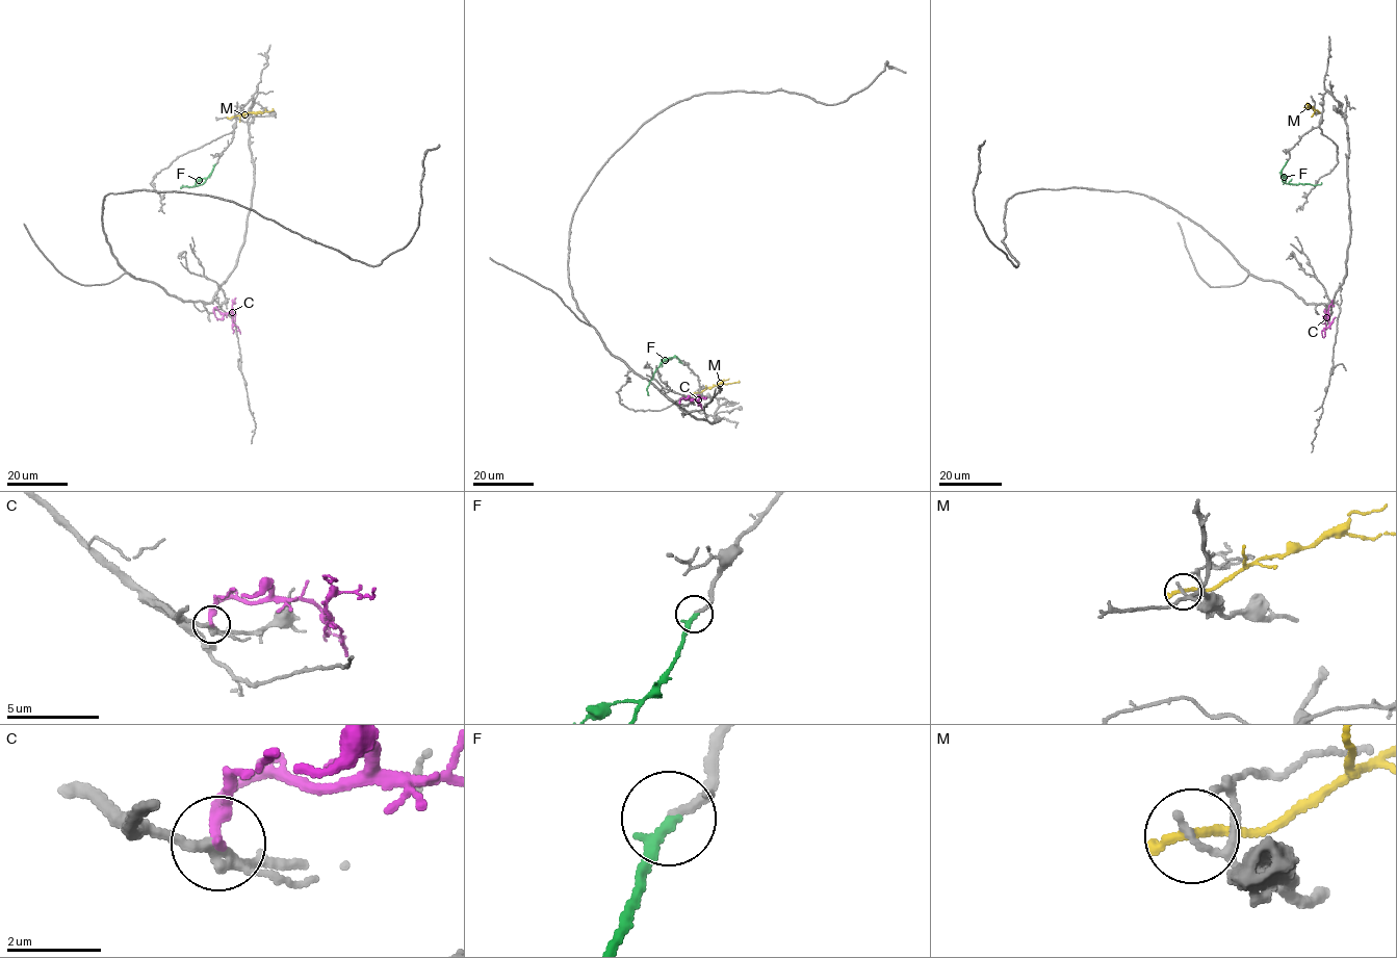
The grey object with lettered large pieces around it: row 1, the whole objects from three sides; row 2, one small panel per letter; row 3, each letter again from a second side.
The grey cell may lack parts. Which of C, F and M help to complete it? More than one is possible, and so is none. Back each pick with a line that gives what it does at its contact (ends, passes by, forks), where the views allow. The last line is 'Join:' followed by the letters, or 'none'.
F: it ends
Join: F

